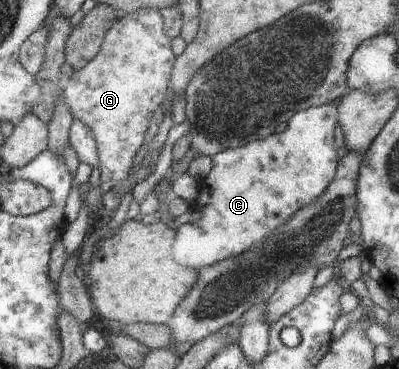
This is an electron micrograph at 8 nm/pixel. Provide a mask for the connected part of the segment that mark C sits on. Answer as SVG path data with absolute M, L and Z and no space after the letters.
M329 103L299 112L289 120L283 134L269 136L259 142L251 142L245 148L225 149L212 158L209 175L198 182L199 198L189 208L199 211L201 219L176 226L172 256L177 263L197 270L214 265L217 261L237 256L253 245L262 243L280 226L305 205L311 204L329 186L336 175L340 161L333 142L335 125L338 123L337 105Z

